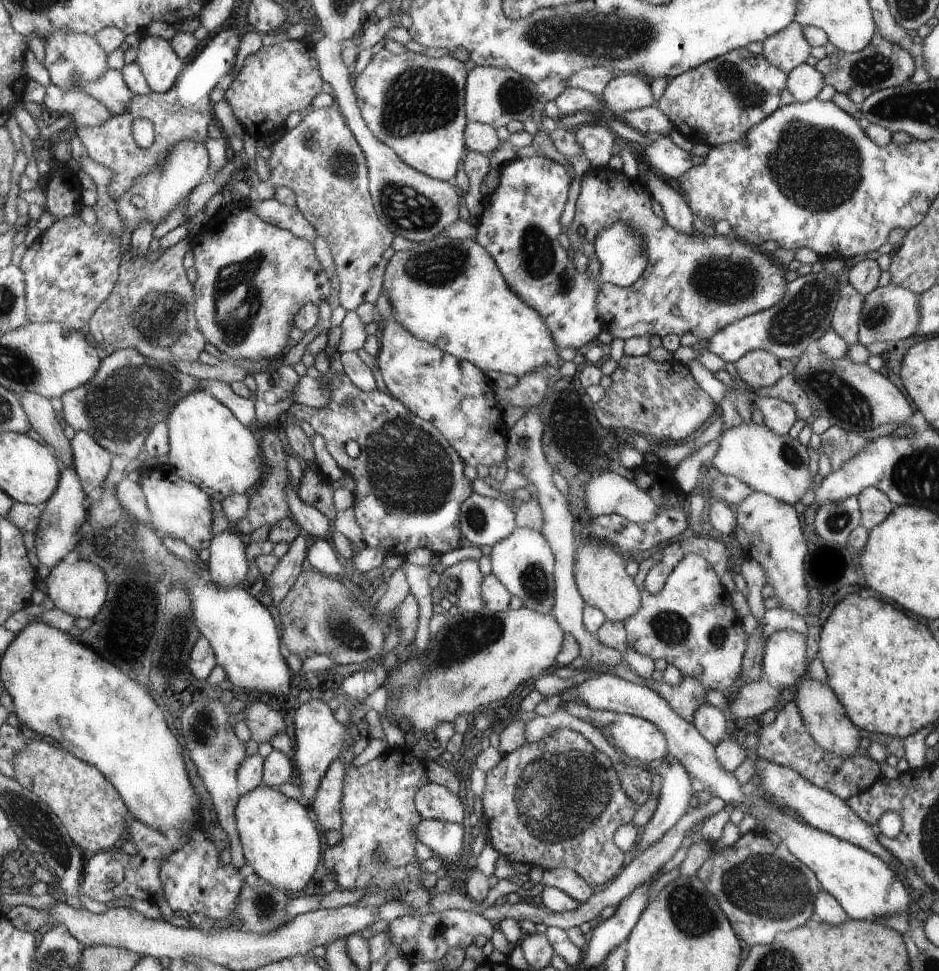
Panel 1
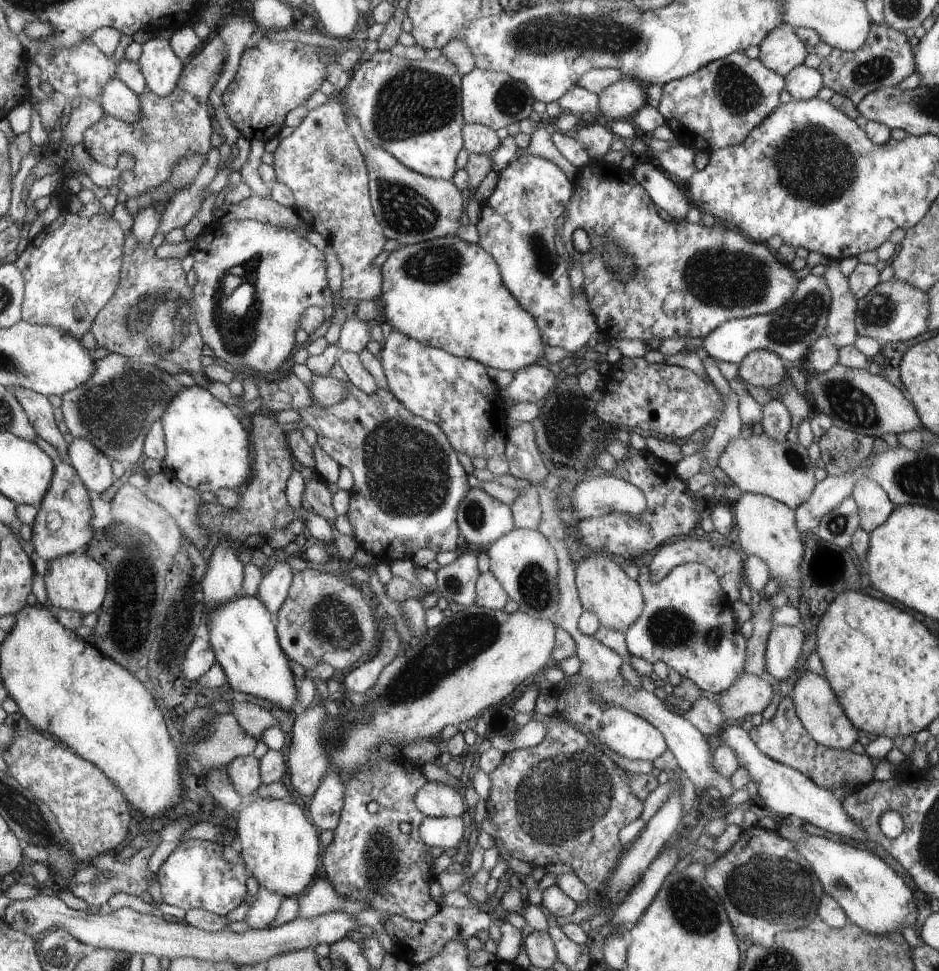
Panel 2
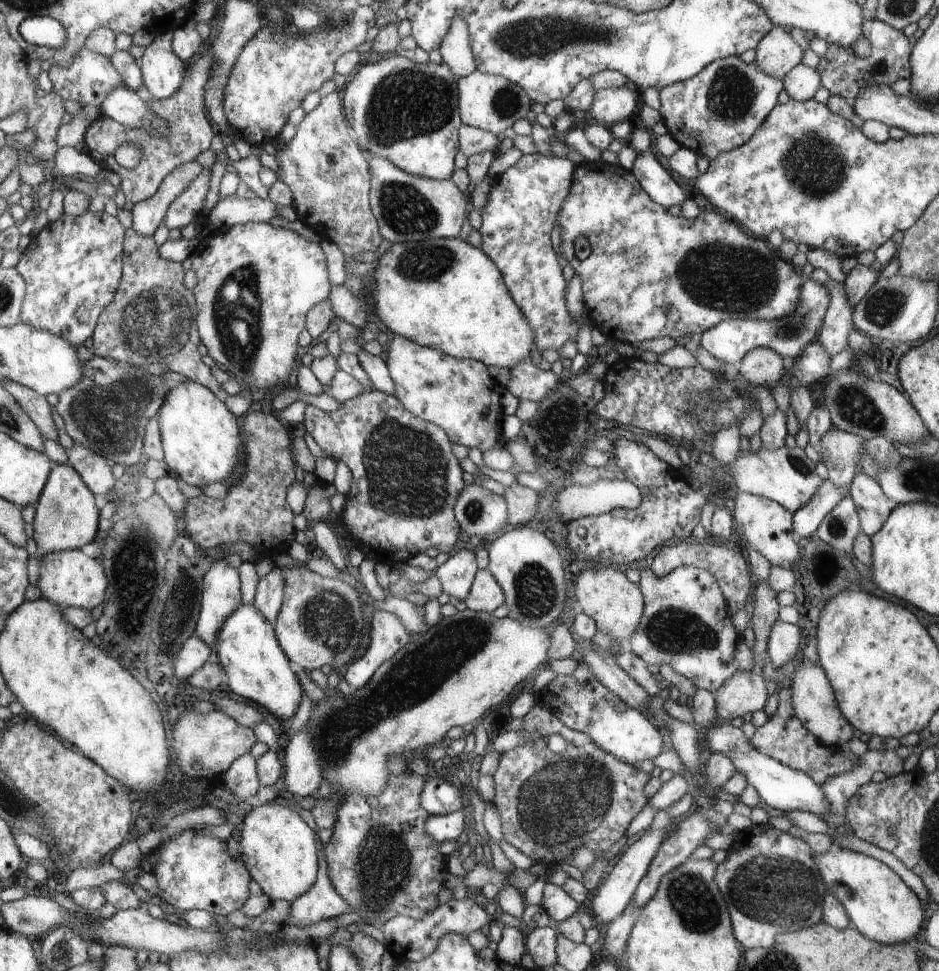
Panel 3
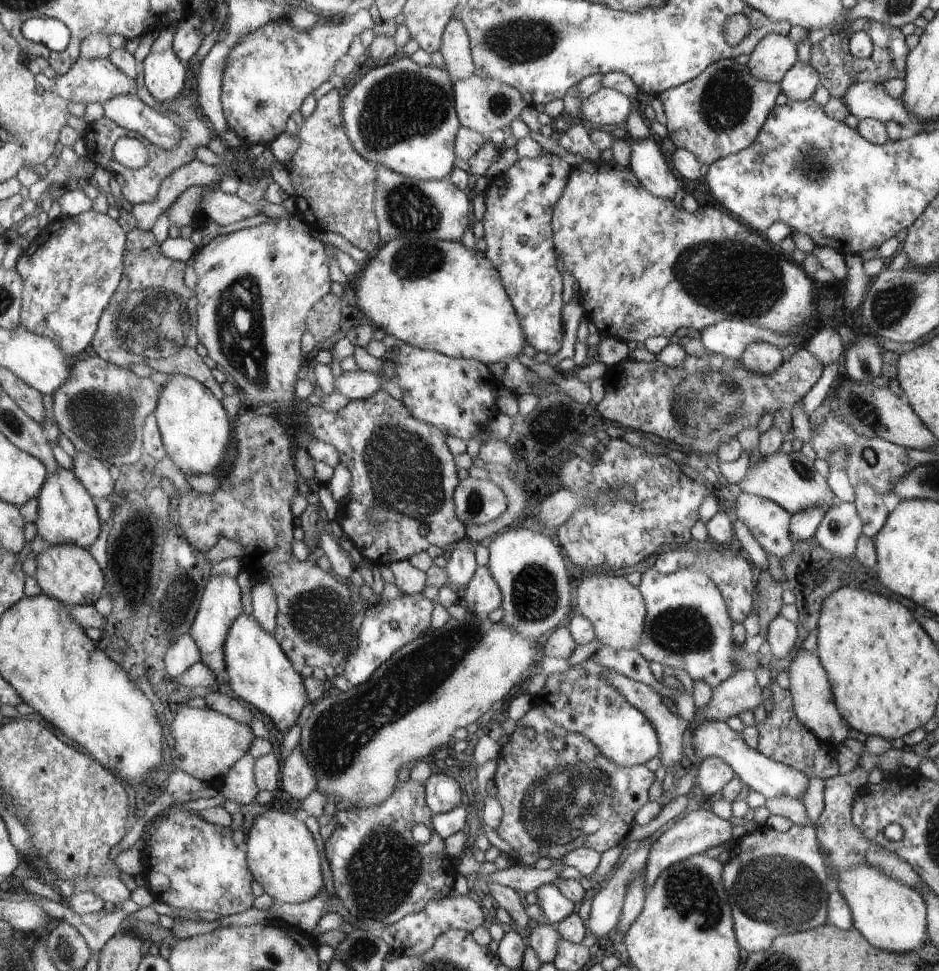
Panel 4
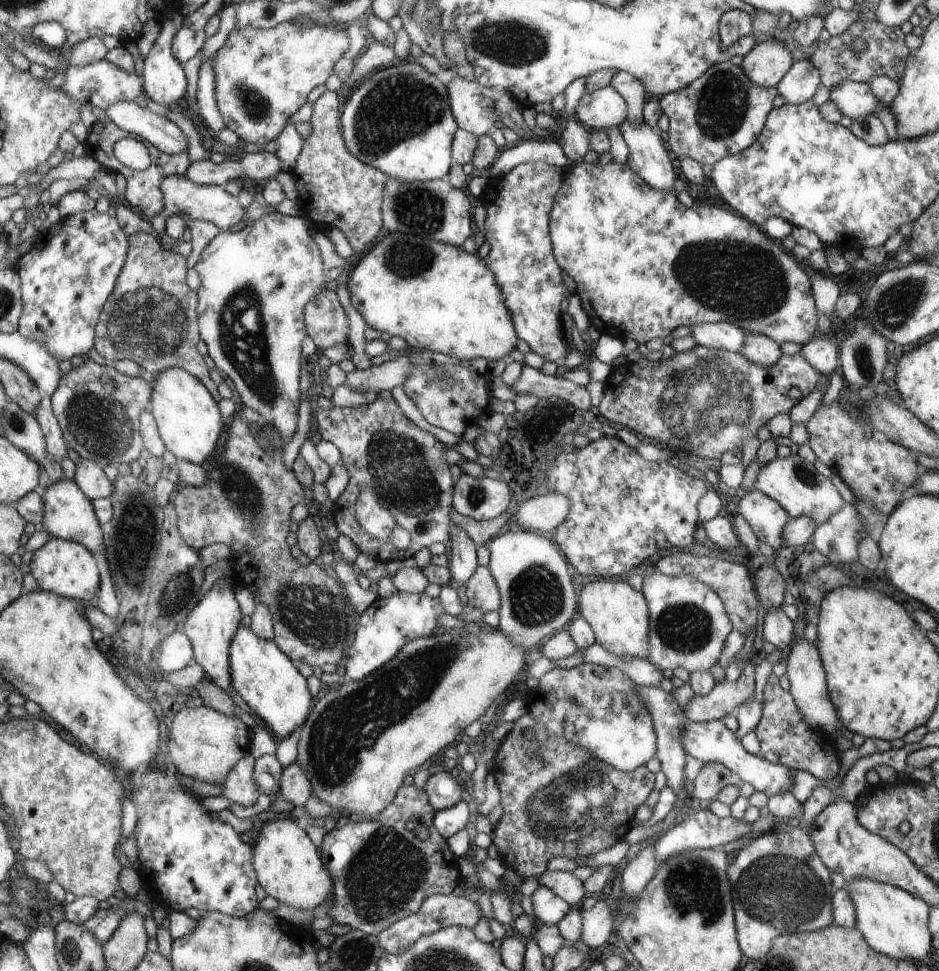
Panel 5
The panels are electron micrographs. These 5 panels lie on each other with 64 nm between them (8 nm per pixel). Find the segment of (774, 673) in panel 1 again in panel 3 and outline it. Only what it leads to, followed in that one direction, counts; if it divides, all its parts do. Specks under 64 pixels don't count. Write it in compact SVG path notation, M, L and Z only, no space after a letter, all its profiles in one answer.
M777 620L767 641L767 654L775 668L782 668L795 657L800 648L800 640L801 629L797 625Z

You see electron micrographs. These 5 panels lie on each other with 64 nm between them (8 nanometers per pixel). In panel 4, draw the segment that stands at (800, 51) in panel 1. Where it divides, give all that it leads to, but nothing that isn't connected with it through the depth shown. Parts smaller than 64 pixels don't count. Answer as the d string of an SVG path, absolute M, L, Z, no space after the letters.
M778 33L766 35L749 55L746 66L753 75L758 80L772 84L779 84L799 61L796 56L796 44Z

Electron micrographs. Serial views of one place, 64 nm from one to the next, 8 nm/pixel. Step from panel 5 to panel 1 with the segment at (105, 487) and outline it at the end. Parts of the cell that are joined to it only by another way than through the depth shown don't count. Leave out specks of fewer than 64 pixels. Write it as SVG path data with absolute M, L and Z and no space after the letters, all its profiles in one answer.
M78 430L72 438L73 468L84 486L86 500L95 488L103 488L108 478L112 478L110 469L114 454L103 449L86 430Z

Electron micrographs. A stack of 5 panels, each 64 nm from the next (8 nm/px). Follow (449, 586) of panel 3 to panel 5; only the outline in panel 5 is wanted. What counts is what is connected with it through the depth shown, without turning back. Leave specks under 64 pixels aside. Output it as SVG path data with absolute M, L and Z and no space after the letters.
M459 527L454 528L450 539L450 560L448 568L452 578L466 584L478 568L477 548L470 536Z

